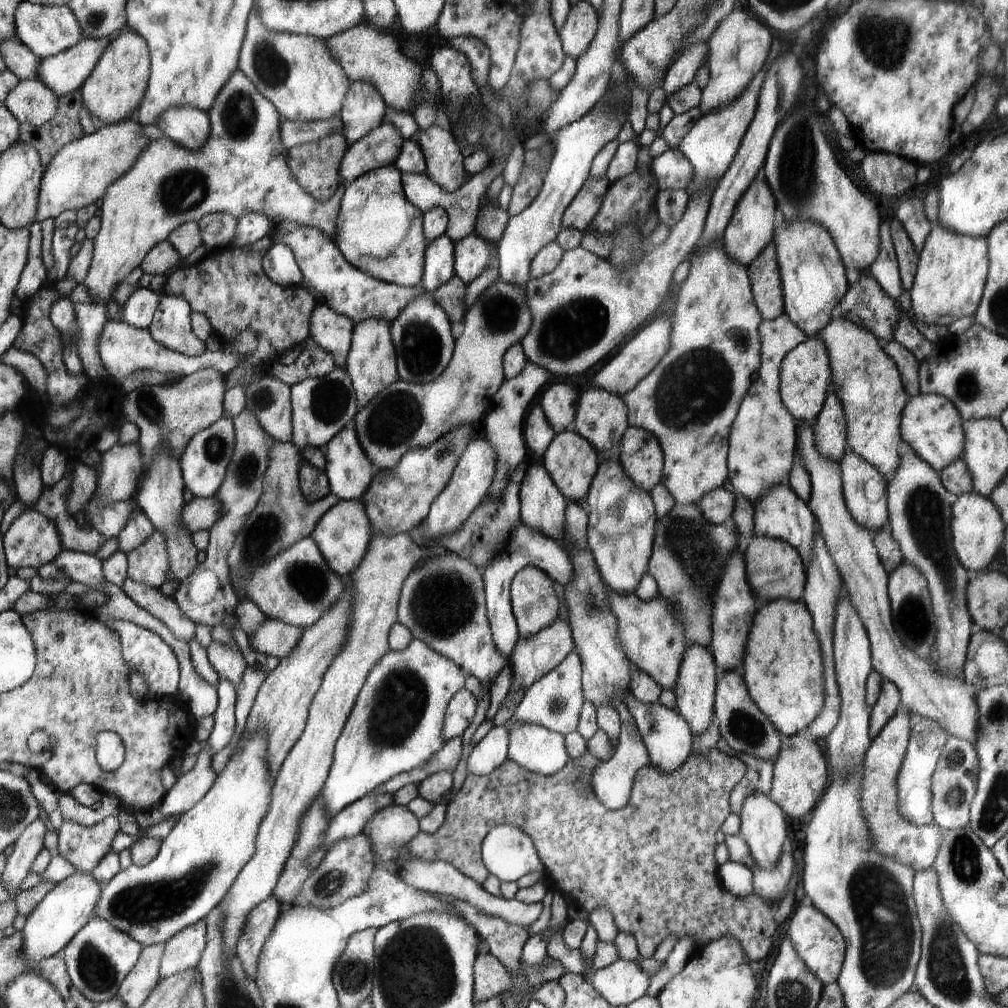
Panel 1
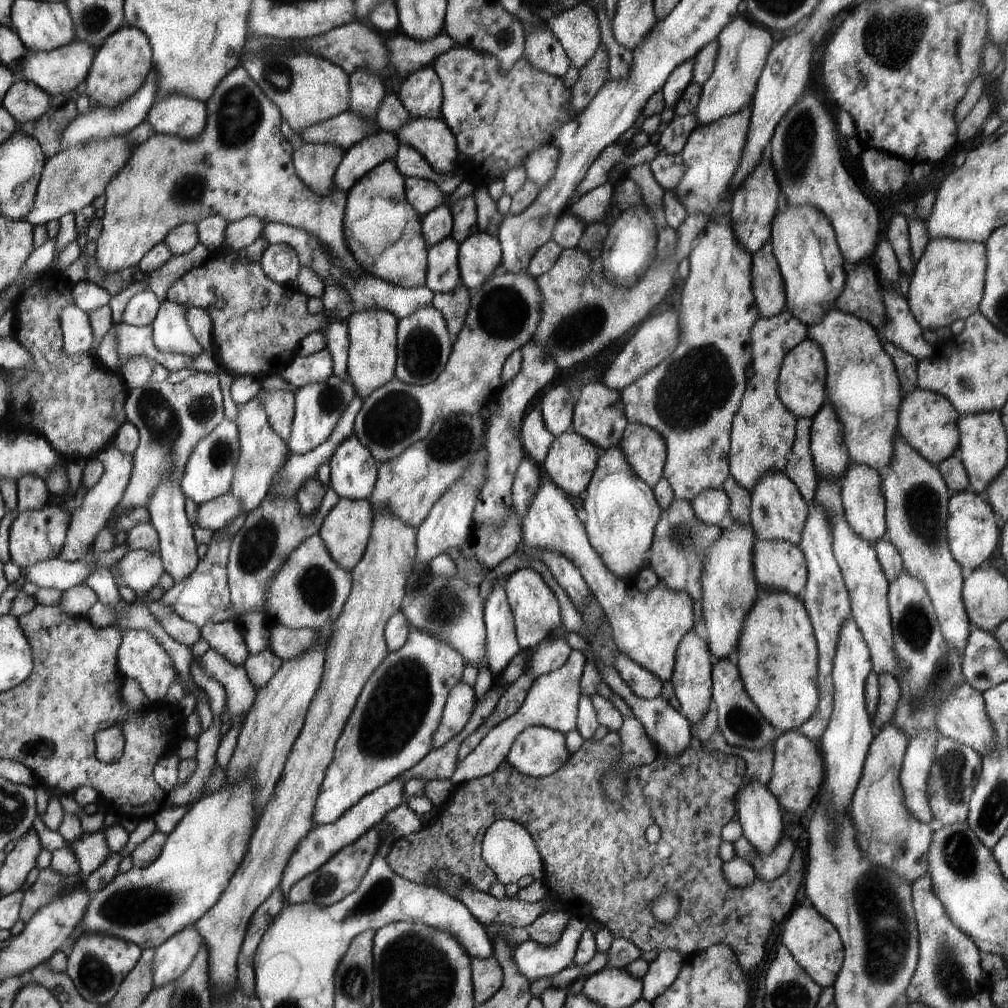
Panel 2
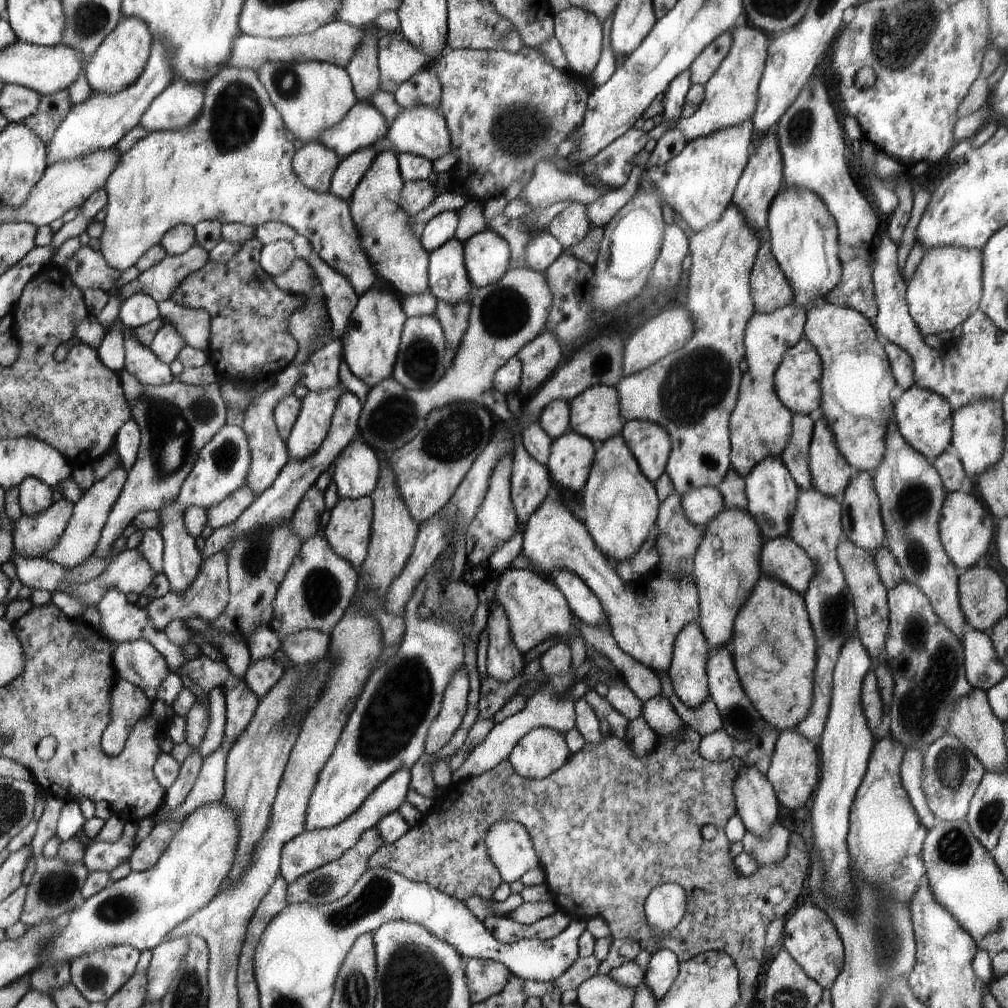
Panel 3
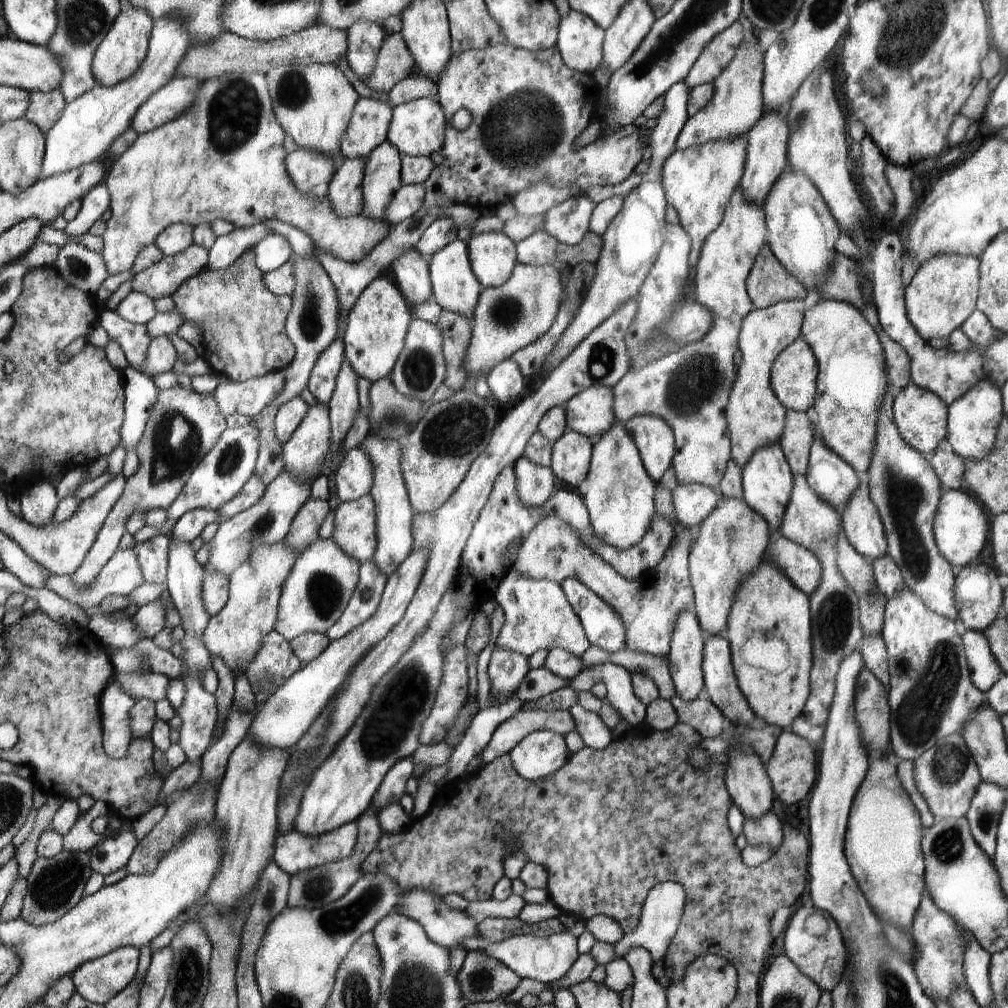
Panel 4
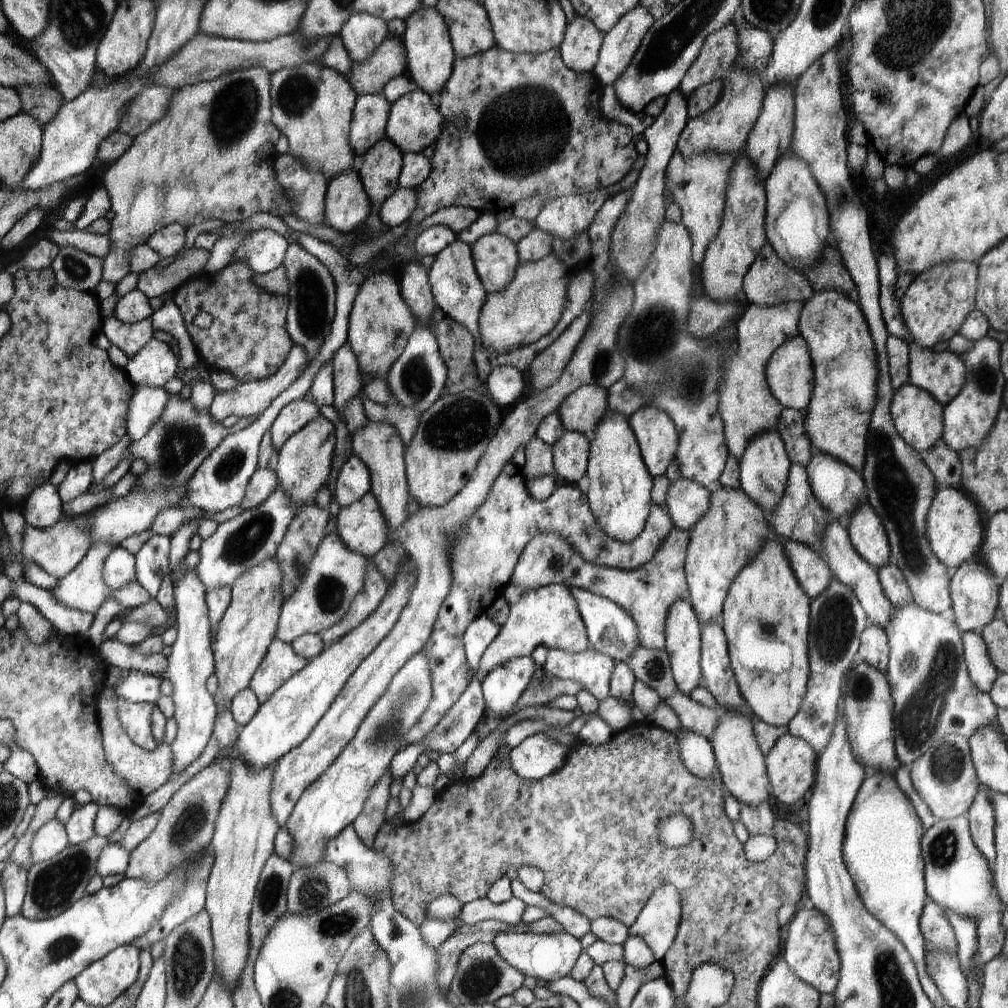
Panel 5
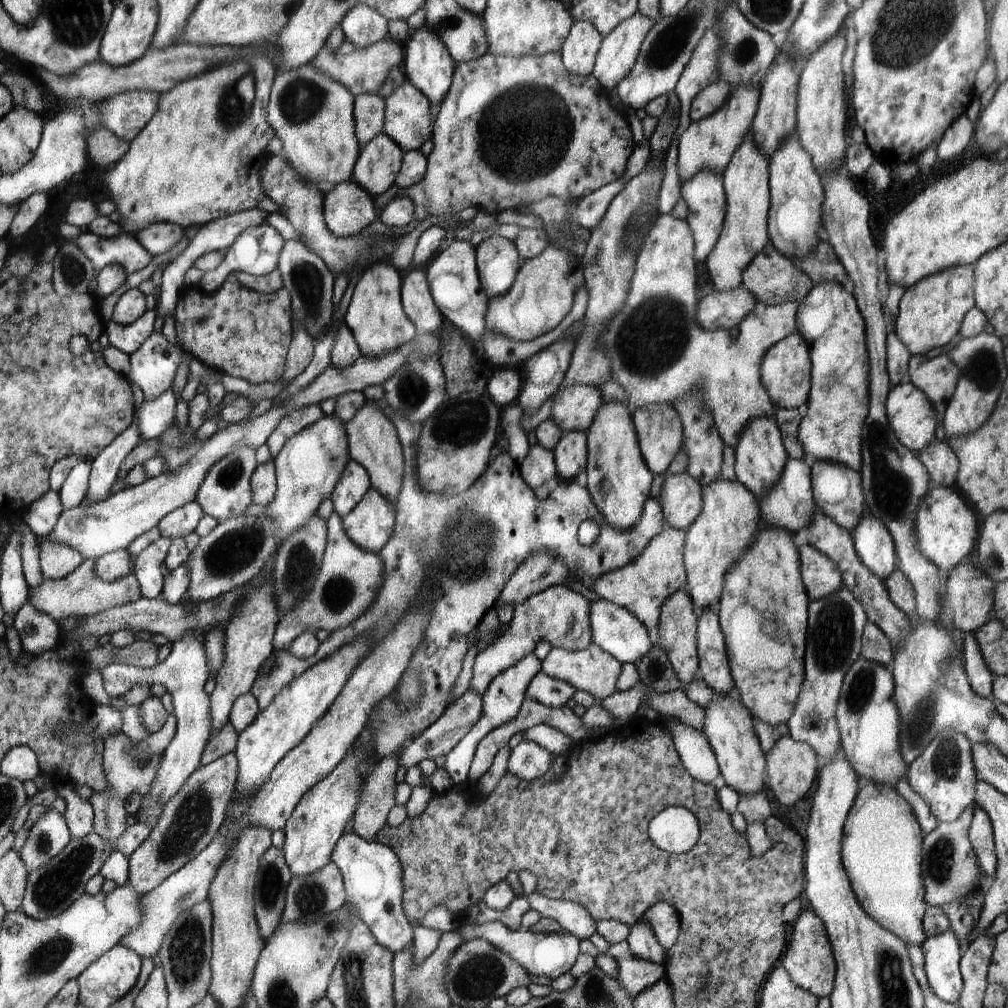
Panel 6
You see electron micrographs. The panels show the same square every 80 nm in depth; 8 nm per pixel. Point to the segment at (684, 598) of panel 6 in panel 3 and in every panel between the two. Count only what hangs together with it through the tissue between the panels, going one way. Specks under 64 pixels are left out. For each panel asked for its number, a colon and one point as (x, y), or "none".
3: (688, 673)
4: (685, 657)
5: (682, 643)

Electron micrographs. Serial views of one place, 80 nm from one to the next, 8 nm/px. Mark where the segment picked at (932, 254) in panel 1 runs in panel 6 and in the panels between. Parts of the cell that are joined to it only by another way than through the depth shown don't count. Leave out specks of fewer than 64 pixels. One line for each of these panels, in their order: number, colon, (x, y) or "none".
2: (947, 284)
3: (946, 289)
4: (943, 294)
5: (934, 307)
6: (930, 315)

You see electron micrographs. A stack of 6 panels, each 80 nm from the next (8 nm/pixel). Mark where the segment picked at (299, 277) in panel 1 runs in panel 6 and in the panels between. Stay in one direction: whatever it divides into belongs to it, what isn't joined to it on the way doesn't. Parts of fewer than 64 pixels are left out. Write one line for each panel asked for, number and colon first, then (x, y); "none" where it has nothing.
2: (280, 262)
3: (276, 258)
4: (272, 251)
5: (263, 250)
6: (256, 251)

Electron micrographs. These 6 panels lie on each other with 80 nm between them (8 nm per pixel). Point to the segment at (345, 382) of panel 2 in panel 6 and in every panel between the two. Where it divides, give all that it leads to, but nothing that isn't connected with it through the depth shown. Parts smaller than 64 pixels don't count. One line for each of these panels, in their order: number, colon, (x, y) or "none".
3: (308, 434)
4: (304, 454)
5: (305, 459)
6: (308, 468)

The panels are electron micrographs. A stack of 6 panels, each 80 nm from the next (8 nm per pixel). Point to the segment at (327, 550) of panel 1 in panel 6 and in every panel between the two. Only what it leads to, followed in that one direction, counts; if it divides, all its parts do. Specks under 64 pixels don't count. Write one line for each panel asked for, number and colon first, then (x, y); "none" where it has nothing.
2: (346, 530)
3: (349, 529)
4: (355, 523)
5: (362, 526)
6: (370, 524)

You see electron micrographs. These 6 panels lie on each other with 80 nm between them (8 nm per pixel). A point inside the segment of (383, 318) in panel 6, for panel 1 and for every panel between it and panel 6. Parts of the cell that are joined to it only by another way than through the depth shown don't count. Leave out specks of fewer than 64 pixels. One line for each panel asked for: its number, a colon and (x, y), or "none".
1: (371, 362)
2: (372, 357)
3: (371, 341)
4: (374, 336)
5: (380, 324)

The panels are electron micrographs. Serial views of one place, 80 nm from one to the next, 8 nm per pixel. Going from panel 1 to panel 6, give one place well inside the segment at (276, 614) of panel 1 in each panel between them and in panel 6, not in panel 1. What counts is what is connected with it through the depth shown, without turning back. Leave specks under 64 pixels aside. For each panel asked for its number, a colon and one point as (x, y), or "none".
2: (310, 590)
3: (316, 592)
4: (323, 579)
5: (336, 575)
6: (349, 578)

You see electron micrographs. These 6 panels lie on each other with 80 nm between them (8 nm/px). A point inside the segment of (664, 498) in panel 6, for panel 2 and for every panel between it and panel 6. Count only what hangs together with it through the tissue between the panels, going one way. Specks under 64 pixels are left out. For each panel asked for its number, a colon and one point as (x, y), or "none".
2: (711, 506)
3: (701, 505)
4: (693, 503)
5: (687, 501)

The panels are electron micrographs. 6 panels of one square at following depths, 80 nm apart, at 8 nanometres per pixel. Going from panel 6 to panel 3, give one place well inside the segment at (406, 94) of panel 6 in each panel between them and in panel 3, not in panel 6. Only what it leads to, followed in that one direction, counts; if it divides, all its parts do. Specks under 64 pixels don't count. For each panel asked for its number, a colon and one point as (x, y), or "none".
3: (423, 131)
4: (418, 127)
5: (414, 124)

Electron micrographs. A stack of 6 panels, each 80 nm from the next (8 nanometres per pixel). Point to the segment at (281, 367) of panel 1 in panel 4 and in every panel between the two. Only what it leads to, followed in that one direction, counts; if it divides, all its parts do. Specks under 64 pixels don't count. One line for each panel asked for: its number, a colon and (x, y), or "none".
2: (317, 367)
3: (320, 372)
4: (322, 380)

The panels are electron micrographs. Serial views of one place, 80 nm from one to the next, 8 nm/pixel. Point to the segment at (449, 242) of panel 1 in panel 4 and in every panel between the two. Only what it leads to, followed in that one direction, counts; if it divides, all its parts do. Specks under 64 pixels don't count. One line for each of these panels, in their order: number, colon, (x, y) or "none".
2: (444, 272)
3: (449, 281)
4: (456, 288)

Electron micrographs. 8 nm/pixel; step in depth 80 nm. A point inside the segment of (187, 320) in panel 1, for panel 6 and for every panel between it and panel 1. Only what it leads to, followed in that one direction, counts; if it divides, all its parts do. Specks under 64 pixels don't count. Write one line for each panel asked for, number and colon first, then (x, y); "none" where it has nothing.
2: (171, 334)
3: (167, 342)
4: (161, 354)
5: (154, 364)
6: (153, 366)

